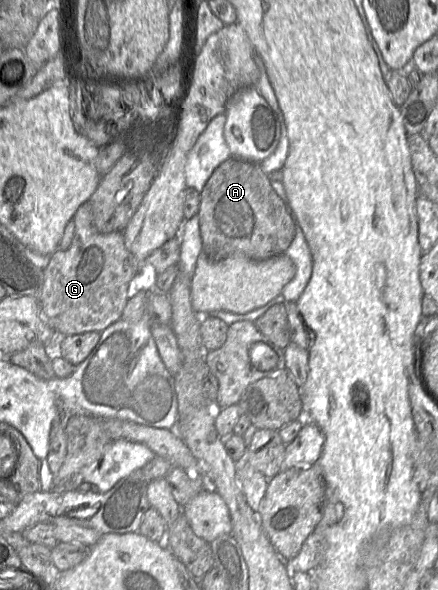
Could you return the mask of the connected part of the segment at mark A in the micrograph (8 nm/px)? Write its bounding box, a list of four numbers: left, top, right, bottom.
[198,157,295,260]

